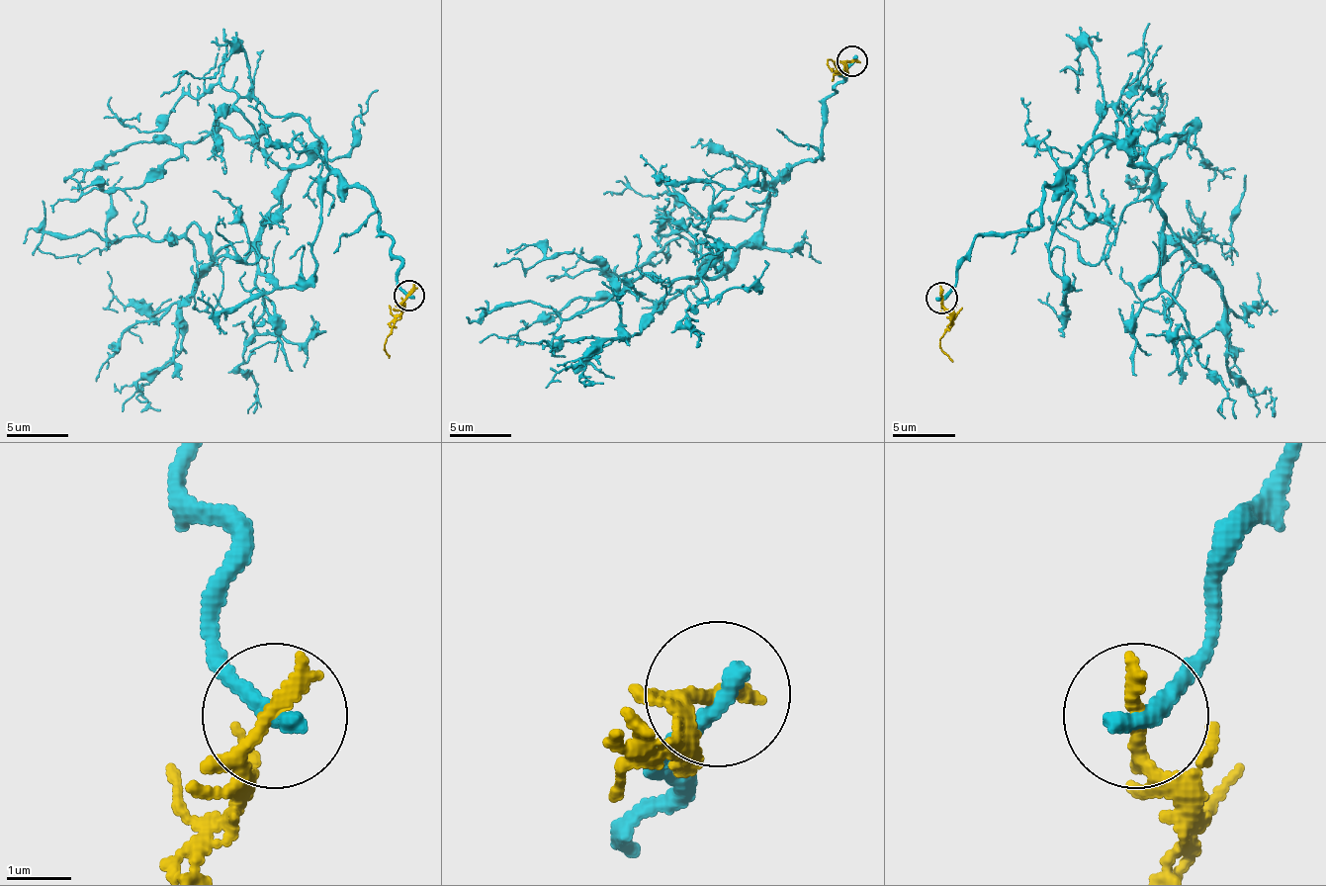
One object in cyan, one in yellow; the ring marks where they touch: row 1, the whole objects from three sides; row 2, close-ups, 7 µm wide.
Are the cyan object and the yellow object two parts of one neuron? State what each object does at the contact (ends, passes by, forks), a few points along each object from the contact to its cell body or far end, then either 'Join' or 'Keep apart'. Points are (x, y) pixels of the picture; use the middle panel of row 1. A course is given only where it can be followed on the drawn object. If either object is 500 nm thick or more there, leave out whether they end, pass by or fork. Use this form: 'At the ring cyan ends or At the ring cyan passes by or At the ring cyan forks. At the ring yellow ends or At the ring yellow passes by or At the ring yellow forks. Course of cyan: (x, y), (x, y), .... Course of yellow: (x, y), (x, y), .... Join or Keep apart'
At the ring cyan ends. At the ring yellow ends. Course of cyan: (852, 61), (825, 102), (822, 156), (769, 190), (733, 267), (647, 273), (568, 319), (533, 301), (466, 316). Course of yellow: (852, 61), (840, 71), (828, 58), (831, 71). Keep apart

